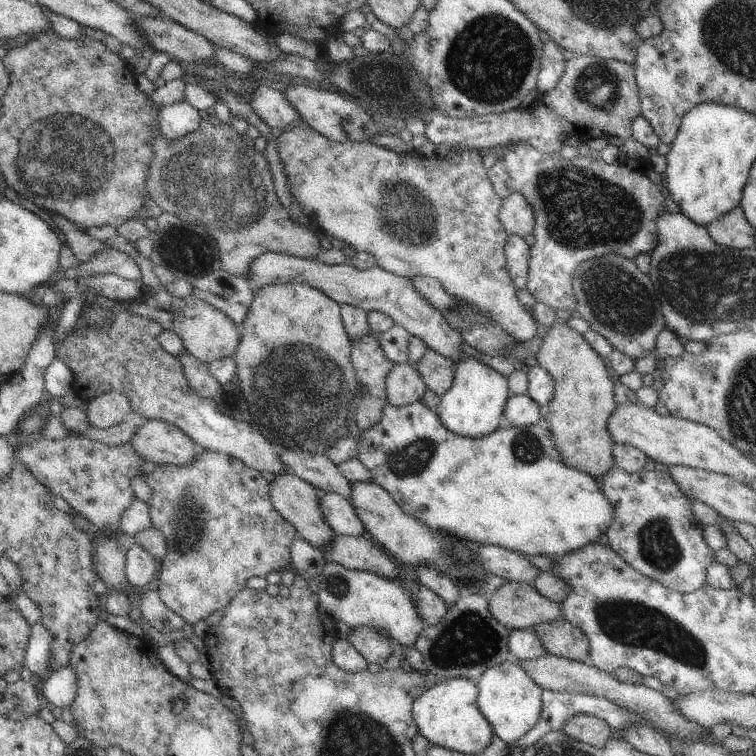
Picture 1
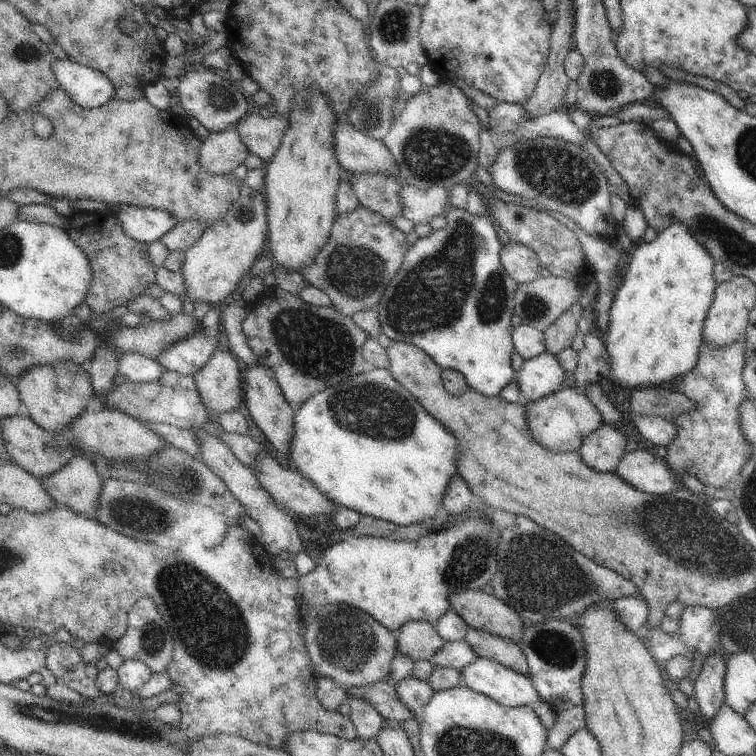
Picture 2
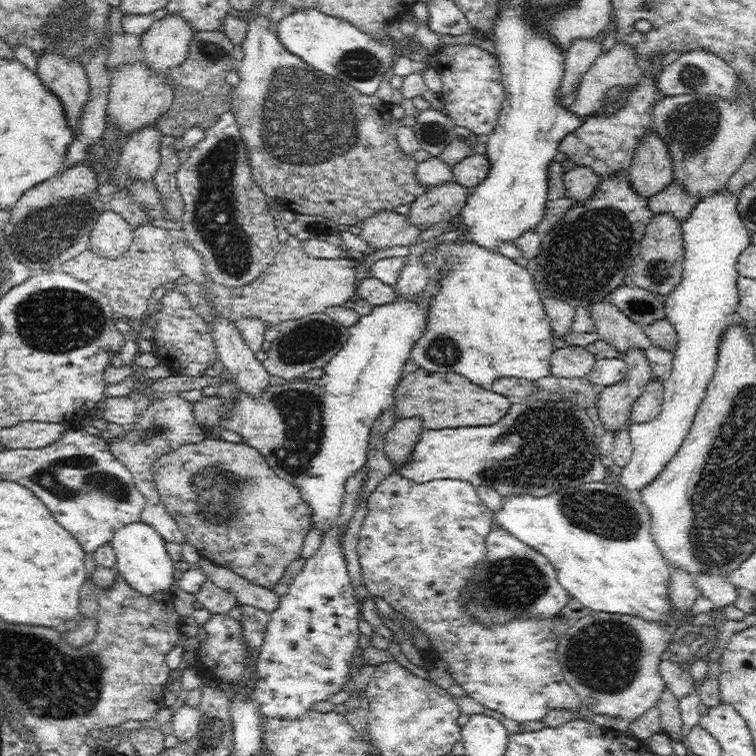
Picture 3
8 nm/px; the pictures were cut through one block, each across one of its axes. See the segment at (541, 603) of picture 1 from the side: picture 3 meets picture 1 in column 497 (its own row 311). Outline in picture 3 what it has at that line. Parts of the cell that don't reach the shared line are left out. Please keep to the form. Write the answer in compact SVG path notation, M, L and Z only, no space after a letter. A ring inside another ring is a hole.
M607 300L596 302L590 307L592 321L601 340L611 344L623 359L630 348L646 350L653 346L652 341L643 331L644 327L630 320Z

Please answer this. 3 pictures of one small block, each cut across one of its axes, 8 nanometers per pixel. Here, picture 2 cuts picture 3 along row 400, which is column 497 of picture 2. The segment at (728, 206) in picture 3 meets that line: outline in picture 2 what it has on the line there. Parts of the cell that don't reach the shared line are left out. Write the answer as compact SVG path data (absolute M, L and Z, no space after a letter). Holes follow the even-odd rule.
M476 657L462 670L463 680L472 690L507 707L536 705L538 693L528 674L486 657Z

